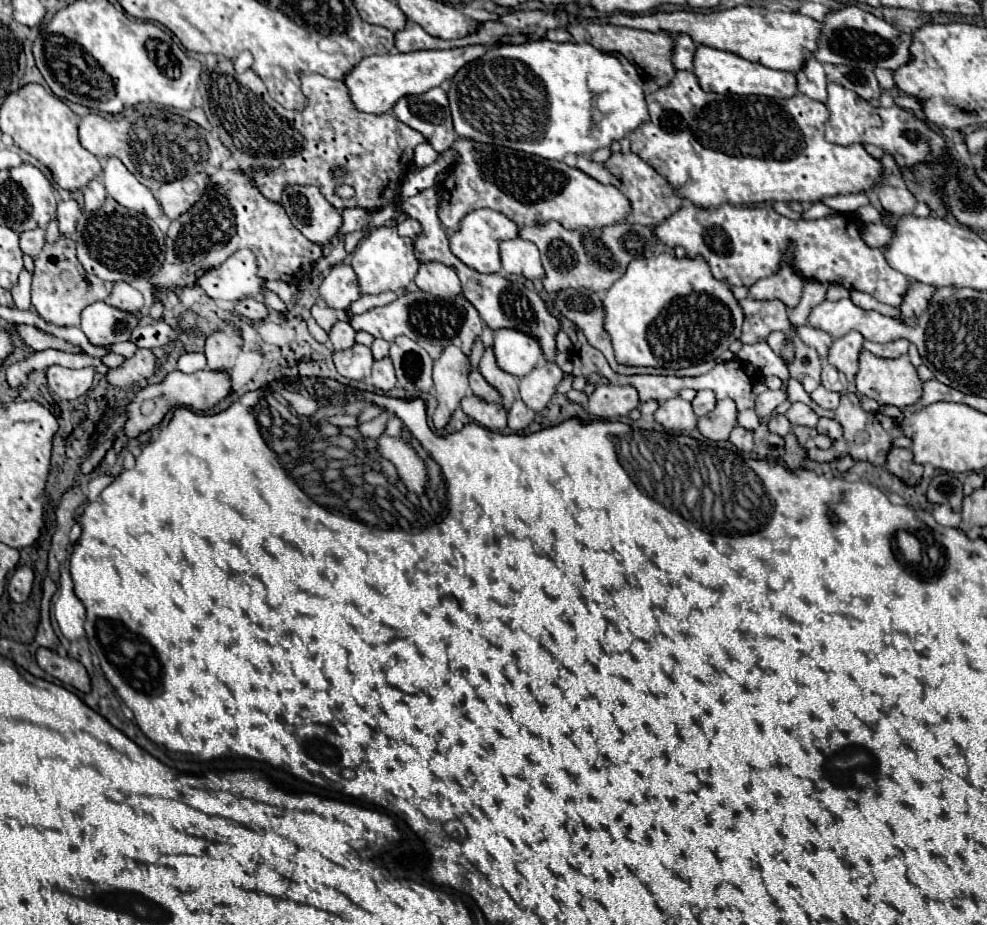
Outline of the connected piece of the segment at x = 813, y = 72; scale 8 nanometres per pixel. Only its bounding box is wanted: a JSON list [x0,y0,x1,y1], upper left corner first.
[797,58,827,102]

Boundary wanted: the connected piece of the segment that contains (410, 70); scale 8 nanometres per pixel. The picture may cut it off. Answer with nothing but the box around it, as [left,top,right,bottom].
[345,46,487,114]

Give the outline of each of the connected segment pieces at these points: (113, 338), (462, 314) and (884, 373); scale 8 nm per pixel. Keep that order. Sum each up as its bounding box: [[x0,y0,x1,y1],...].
[[81,302,139,344],[349,288,483,360],[855,350,923,408]]

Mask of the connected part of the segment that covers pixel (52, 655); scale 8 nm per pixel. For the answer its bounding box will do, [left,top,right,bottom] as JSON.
[37,648,91,692]

